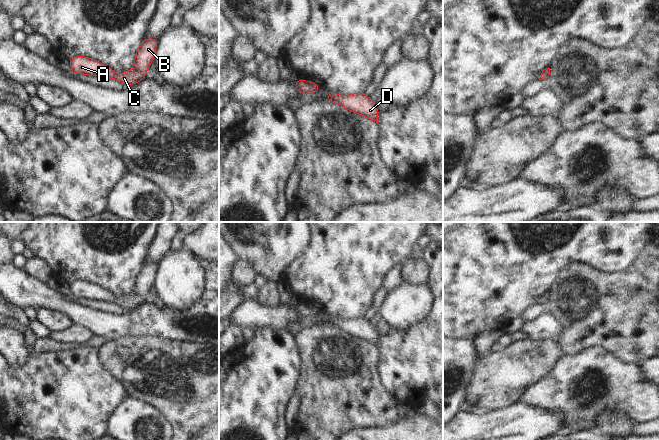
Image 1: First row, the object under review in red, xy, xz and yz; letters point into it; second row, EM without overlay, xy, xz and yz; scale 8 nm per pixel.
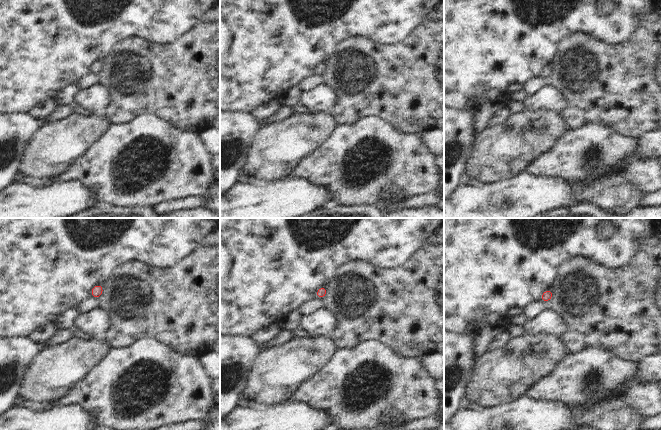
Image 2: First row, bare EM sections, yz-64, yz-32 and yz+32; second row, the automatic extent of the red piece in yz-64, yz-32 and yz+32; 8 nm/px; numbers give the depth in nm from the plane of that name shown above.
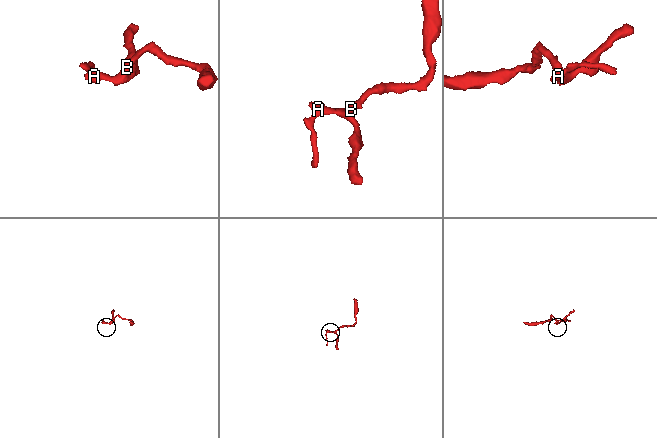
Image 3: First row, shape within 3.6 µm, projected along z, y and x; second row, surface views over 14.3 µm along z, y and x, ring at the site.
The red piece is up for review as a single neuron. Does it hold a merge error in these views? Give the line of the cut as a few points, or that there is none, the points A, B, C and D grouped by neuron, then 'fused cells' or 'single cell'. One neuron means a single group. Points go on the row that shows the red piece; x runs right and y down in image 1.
no cut; A B C D; single cell

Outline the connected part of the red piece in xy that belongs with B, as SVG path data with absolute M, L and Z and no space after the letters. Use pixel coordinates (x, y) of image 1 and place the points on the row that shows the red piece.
M145 38L136 51L133 68L125 73L116 74L113 69L101 64L97 60L79 55L69 60L69 65L75 74L103 76L115 79L124 85L134 85L141 82L143 77L147 75L148 67L154 61L158 40L159 38Z

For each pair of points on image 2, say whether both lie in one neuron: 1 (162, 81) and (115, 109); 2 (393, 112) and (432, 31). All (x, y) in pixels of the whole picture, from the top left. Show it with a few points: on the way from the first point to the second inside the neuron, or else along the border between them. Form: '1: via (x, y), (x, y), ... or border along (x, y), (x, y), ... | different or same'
1: via (150, 81), (127, 102) | same
2: via (401, 92), (401, 81), (413, 65), (420, 51) | same

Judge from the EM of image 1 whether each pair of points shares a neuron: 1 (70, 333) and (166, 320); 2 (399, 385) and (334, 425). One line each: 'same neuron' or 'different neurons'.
1: different neurons
2: different neurons

